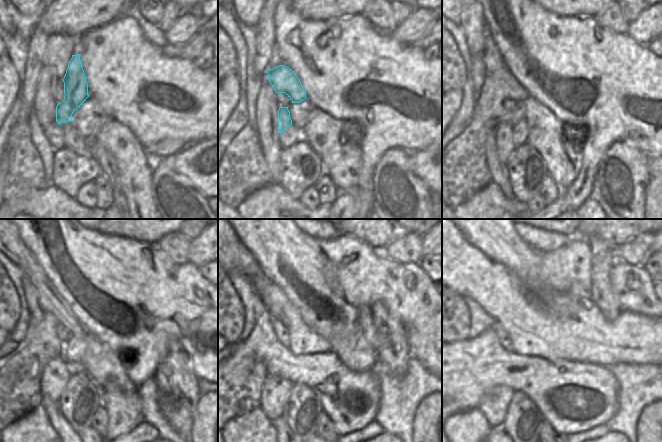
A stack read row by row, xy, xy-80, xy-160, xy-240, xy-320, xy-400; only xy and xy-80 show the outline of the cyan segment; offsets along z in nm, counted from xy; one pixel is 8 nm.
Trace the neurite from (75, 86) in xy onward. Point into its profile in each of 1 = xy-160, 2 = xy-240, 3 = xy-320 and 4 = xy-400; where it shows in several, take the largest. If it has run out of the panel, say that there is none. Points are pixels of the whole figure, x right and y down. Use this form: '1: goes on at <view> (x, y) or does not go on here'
1: goes on at xy-160 (499, 86)
2: goes on at xy-240 (55, 375)
3: goes on at xy-320 (275, 391)
4: goes on at xy-400 (494, 403)

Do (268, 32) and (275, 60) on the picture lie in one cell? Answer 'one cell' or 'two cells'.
two cells

